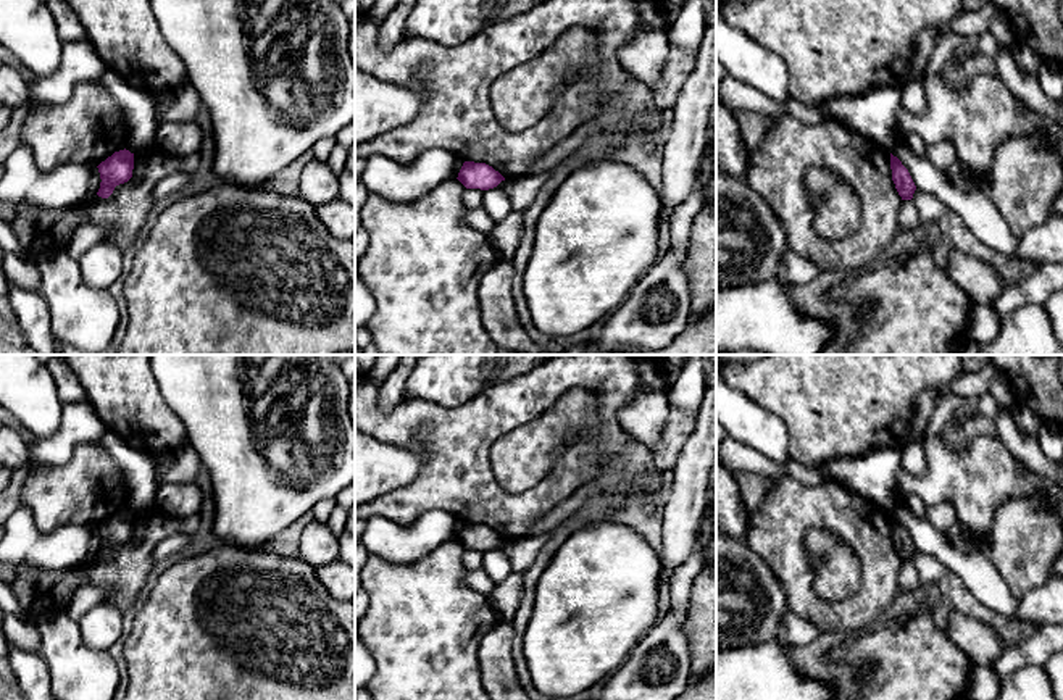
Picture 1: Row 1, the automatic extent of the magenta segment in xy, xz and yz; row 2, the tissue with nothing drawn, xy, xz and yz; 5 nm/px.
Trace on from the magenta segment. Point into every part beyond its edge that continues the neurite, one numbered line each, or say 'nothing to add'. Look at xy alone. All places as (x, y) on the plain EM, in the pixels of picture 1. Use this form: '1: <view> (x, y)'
nothing to add

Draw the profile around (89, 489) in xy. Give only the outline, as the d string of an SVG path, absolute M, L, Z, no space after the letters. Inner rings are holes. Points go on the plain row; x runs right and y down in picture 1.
M98 440L77 445L65 465L32 460L29 465L19 505L31 510L42 532L56 532L68 524L98 527L126 510L123 471Z

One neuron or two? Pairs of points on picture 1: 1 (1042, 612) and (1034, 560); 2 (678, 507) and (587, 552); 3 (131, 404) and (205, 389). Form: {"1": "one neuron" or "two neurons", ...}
{"1": "two neurons", "2": "two neurons", "3": "two neurons"}

